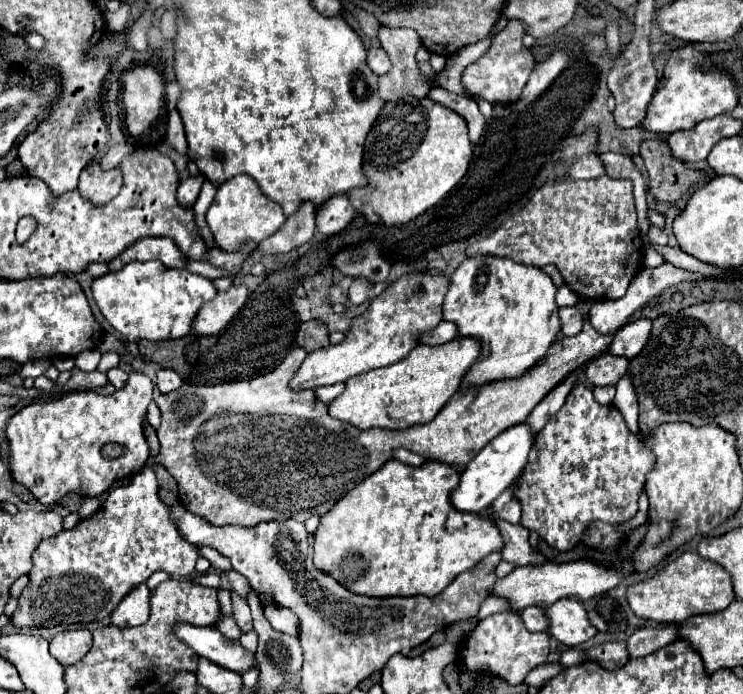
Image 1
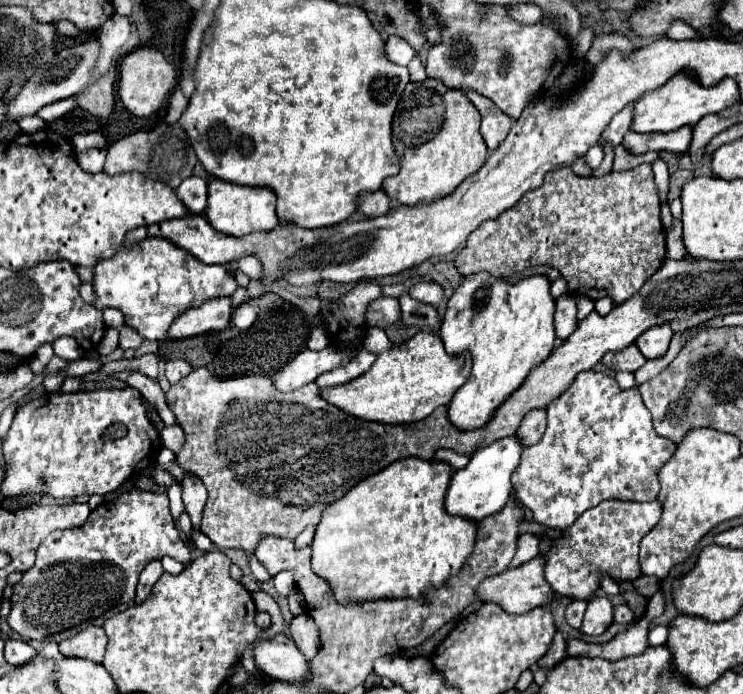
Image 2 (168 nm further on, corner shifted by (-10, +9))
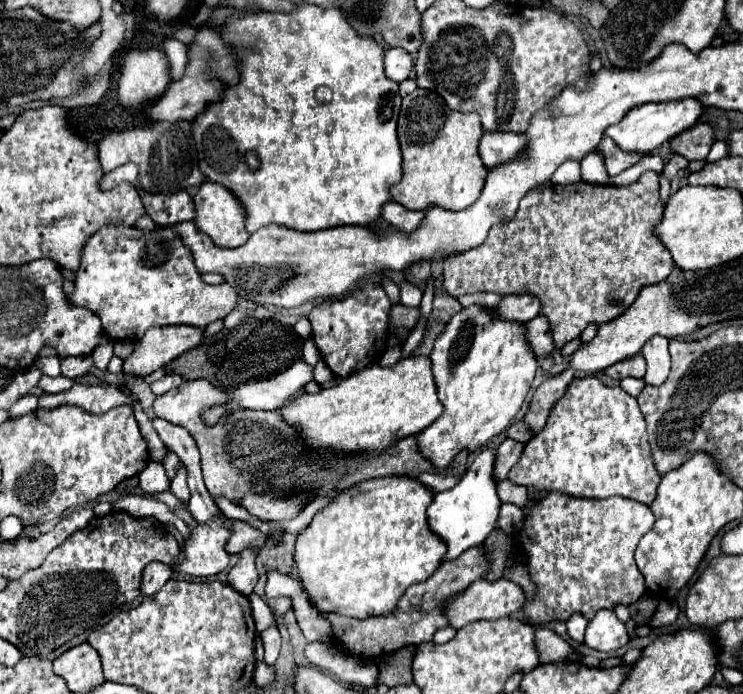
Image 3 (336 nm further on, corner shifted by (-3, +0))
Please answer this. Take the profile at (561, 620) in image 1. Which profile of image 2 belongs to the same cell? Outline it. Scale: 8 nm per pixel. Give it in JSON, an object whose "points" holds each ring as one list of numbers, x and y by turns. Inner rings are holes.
{"points":[[594,597,588,601,580,631,586,635,600,635,612,623,612,603,608,597]]}

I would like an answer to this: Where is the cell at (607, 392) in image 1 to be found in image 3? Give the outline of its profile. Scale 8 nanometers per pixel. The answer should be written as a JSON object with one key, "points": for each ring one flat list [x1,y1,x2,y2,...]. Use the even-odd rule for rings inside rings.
{"points":[[625,378,625,380,621,380,621,388,623,388,627,394,635,396,635,398,641,394,641,390,643,390,645,386,647,386,645,380,639,380,639,378]]}

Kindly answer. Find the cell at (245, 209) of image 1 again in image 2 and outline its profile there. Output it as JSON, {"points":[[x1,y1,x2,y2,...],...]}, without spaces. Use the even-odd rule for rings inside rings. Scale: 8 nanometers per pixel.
{"points":[[214,179,208,185,208,207,206,217,210,225,226,235,232,237,244,237,254,231,270,231,280,225,280,219,276,215,276,193,268,187,244,187,236,183,226,183,222,179]]}

